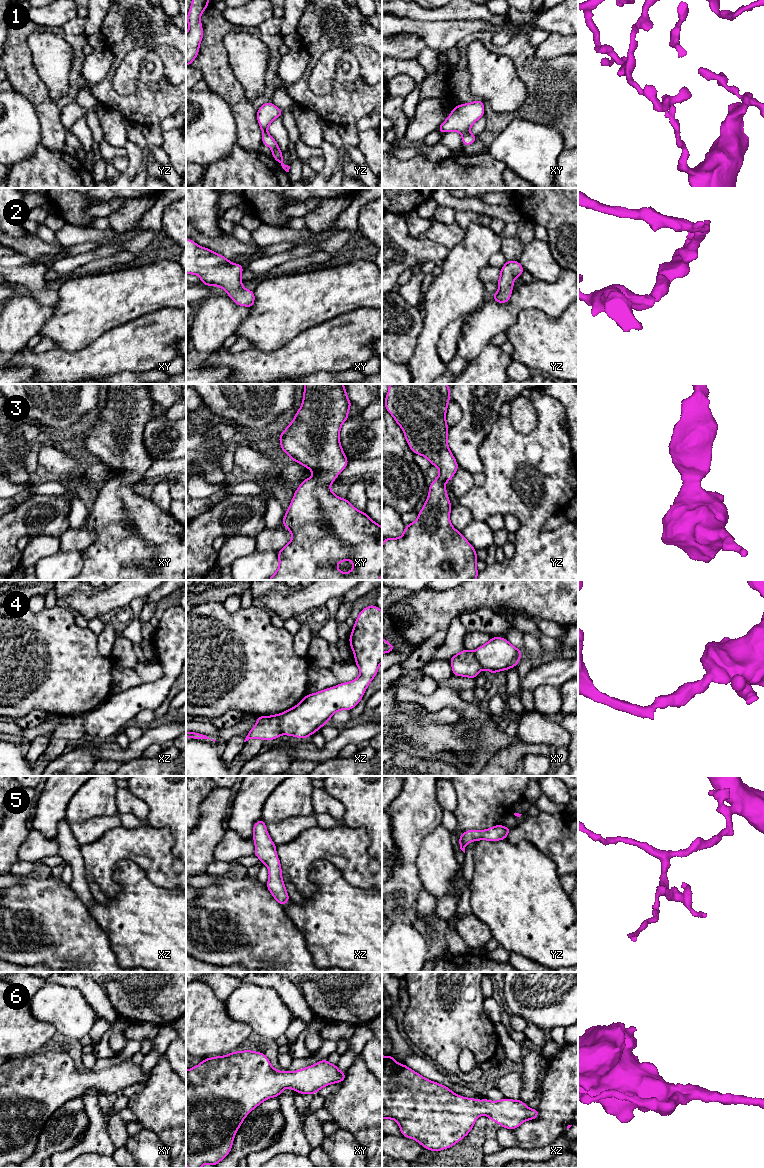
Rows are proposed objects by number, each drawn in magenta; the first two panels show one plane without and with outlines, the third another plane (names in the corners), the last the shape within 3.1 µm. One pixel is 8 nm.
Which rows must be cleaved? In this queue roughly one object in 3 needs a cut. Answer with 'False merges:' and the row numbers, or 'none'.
False merges: 4

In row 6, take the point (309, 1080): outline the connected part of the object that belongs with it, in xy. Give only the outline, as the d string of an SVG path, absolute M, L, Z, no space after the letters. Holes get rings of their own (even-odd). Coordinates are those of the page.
M251 1050L234 1051L225 1056L204 1059L186 1070L186 1165L189 1168L200 1168L204 1164L216 1166L230 1153L235 1134L245 1117L263 1101L278 1097L284 1088L302 1095L315 1094L324 1086L342 1083L345 1077L346 1072L340 1072L337 1064L331 1064L326 1059L295 1072L276 1070L265 1054Z

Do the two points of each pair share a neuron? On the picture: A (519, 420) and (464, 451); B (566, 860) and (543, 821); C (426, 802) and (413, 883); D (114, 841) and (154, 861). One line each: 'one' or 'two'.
A: two
B: one
C: one
D: one

